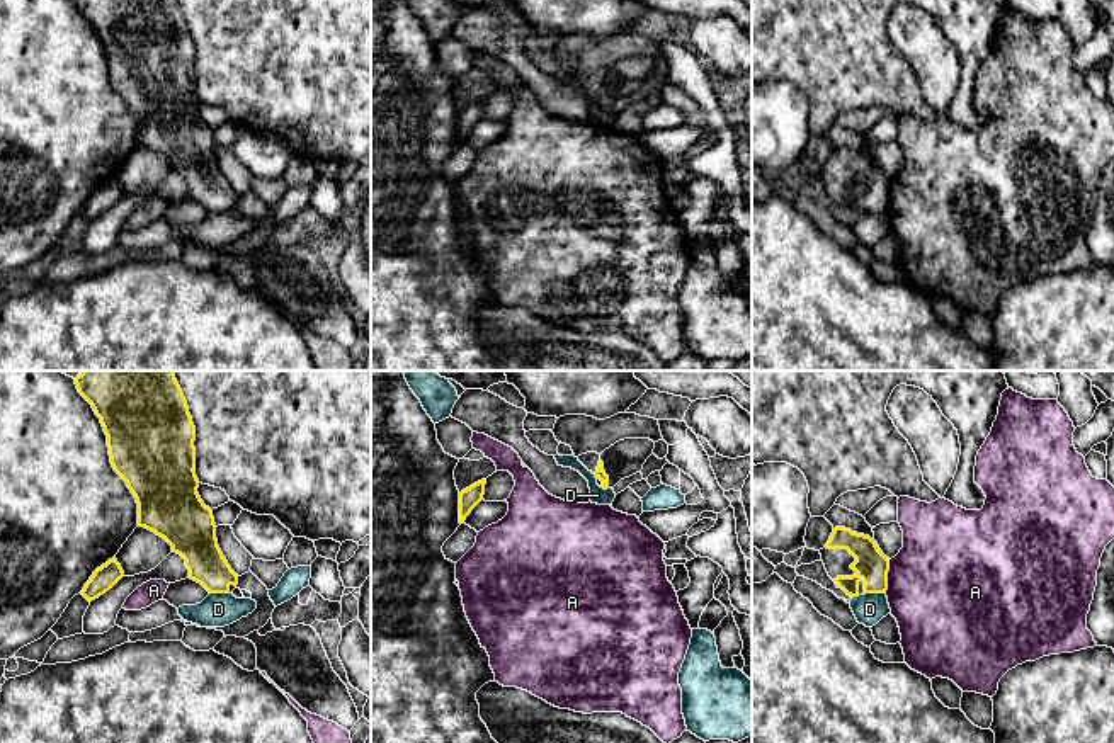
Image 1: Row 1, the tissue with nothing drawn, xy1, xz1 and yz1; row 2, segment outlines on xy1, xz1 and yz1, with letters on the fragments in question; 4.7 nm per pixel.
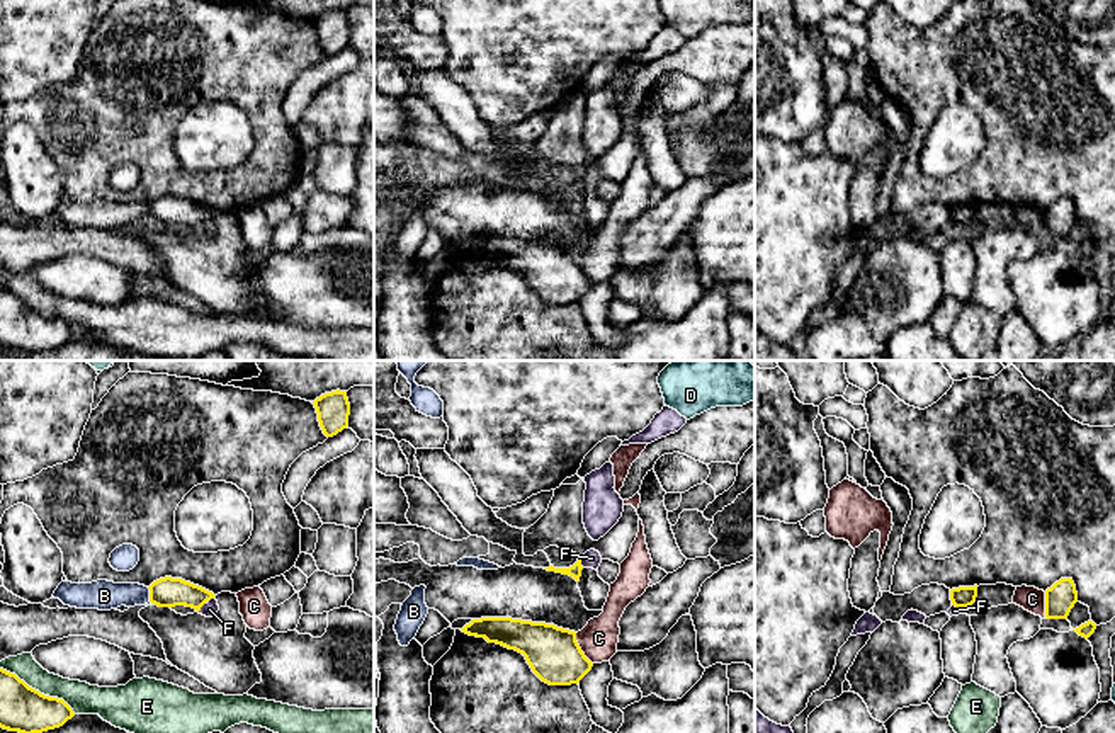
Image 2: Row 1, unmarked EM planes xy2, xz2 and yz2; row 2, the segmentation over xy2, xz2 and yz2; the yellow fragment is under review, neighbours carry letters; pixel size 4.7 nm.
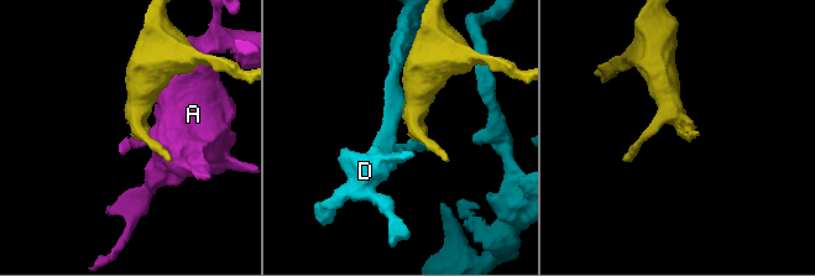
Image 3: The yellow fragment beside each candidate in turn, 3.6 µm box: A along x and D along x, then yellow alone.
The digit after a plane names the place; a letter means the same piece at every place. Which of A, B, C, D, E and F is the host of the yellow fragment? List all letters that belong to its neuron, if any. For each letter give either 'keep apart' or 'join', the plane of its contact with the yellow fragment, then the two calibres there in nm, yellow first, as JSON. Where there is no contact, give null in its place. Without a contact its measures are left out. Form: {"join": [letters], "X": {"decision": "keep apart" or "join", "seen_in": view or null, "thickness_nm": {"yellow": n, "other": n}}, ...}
{"join": [], "A": {"decision": "keep apart", "seen_in": "yz1", "thickness_nm": {"yellow": 160, "other": 480}}, "B": {"decision": "keep apart", "seen_in": "xy2", "thickness_nm": {"yellow": 140, "other": 140}}, "C": {"decision": "keep apart", "seen_in": "xz2", "thickness_nm": {"yellow": 260, "other": 180}}, "D": {"decision": "keep apart", "seen_in": "xy1", "thickness_nm": {"yellow": 190, "other": 160}}, "E": {"decision": "keep apart", "seen_in": "xy2", "thickness_nm": {"yellow": 220, "other": 150}}, "F": {"decision": "keep apart", "seen_in": "xz2", "thickness_nm": {"yellow": 60, "other": 90}}}

